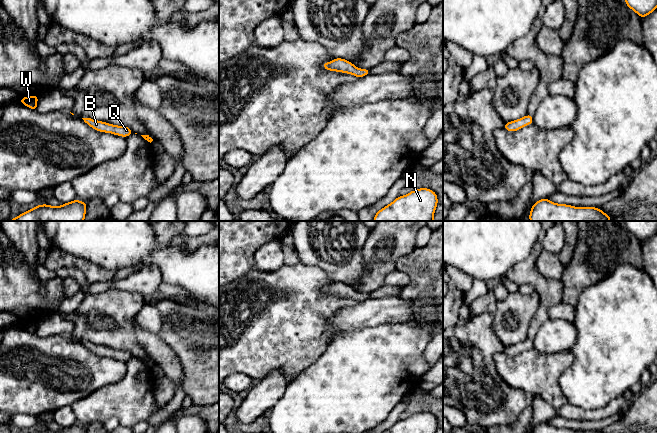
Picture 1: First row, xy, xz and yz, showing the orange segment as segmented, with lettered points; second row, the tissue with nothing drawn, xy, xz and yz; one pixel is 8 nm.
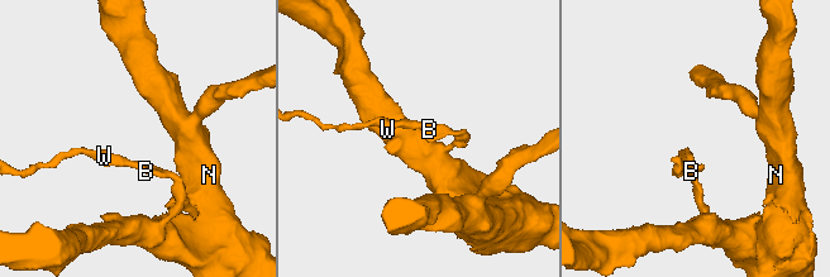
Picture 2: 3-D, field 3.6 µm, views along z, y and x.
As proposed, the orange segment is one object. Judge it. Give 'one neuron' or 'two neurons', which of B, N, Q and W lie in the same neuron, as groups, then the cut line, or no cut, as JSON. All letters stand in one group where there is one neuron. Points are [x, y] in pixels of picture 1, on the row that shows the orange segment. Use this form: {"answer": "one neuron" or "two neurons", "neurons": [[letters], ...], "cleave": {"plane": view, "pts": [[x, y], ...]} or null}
{"answer": "one neuron", "neurons": [["B", "N", "Q", "W"]], "cleave": null}

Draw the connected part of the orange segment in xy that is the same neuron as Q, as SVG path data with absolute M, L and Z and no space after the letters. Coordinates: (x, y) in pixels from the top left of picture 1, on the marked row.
M82 118L85 123L87 123L91 128L99 132L111 133L121 137L128 137L134 132L127 126L118 126L109 124L107 122L102 122L99 120L93 120L91 118Z

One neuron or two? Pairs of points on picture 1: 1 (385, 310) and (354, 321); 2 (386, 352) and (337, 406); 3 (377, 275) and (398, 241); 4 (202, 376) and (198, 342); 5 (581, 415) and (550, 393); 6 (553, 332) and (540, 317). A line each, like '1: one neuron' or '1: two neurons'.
1: one neuron
2: one neuron
3: one neuron
4: one neuron
5: two neurons
6: two neurons

